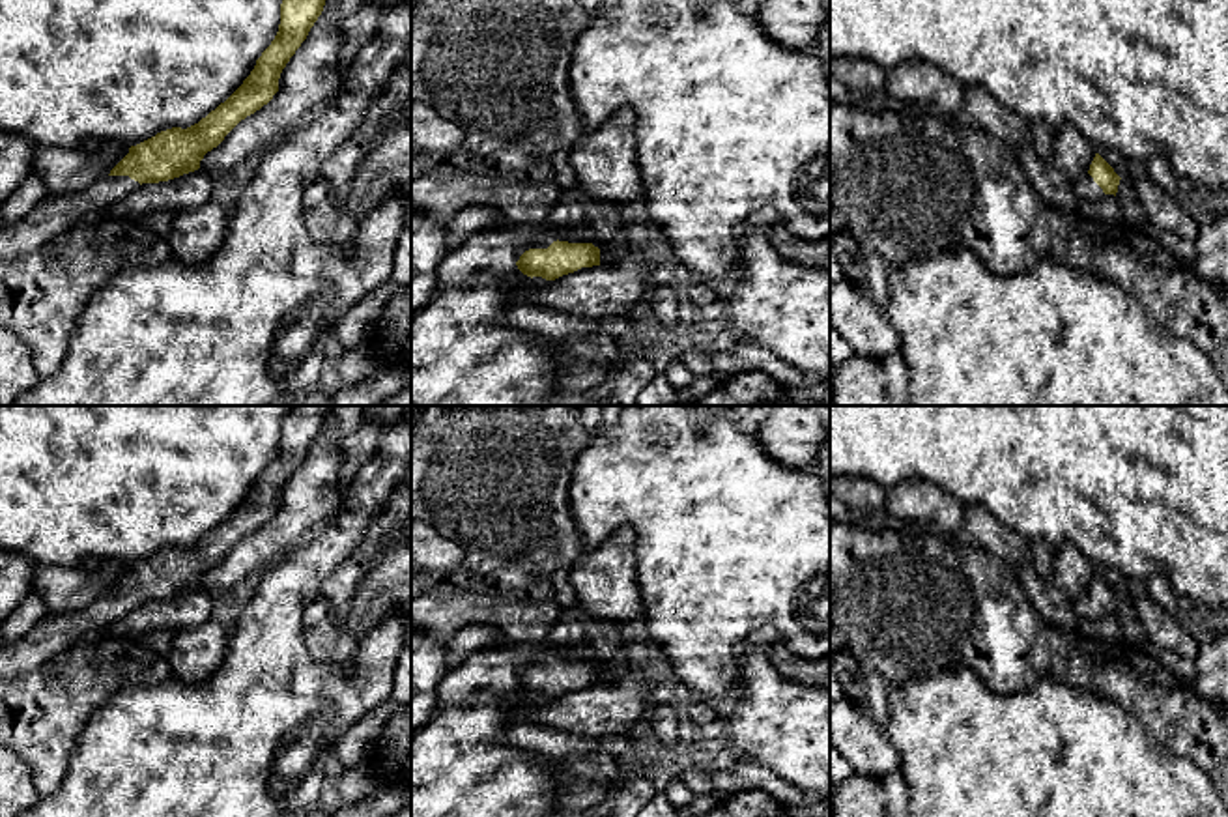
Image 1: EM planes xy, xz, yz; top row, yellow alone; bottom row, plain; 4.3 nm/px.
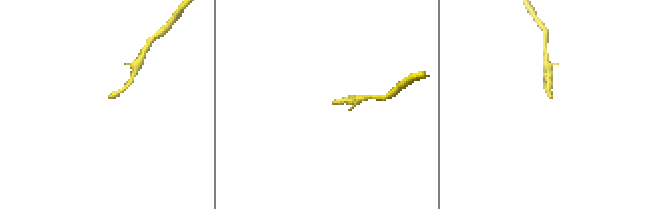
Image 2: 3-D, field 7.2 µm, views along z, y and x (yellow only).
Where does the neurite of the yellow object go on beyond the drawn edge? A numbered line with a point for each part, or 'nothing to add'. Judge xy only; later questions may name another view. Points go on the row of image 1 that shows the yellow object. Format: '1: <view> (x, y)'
1: xy (53, 215)

